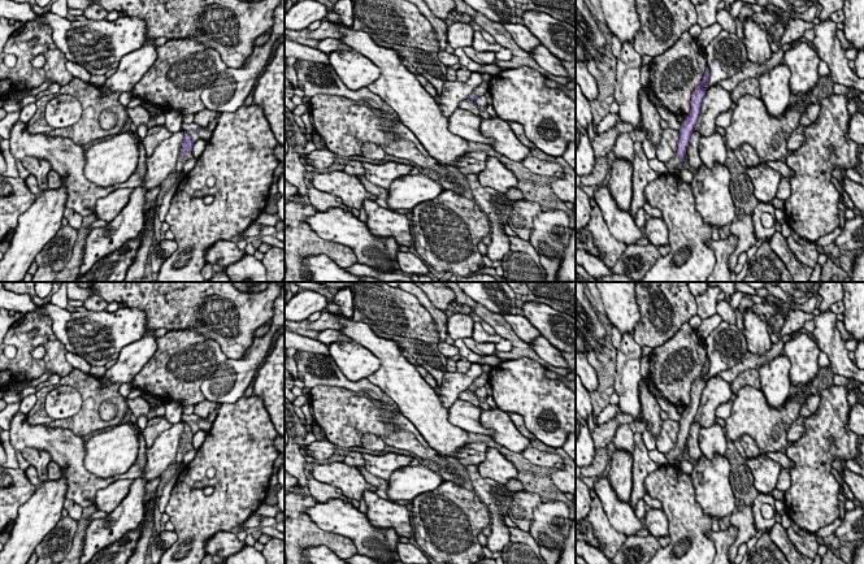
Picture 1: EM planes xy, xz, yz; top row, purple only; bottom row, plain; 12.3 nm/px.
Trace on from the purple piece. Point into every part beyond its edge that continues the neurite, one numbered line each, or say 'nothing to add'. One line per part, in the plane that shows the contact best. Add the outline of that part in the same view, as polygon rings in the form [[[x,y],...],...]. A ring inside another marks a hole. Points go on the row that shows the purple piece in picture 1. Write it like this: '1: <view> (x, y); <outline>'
1: xy (178, 170); [[[187,152],[183,157],[183,160],[181,162],[177,164],[175,166],[175,175],[177,175],[177,181],[183,175],[183,165],[186,161],[188,161],[190,159],[194,159],[194,153],[192,152]]]

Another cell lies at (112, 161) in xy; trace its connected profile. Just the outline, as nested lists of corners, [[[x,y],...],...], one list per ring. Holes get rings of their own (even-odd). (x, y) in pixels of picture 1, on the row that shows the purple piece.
[[[127,130],[83,149],[84,177],[99,187],[126,182],[138,165],[138,144],[136,133]]]

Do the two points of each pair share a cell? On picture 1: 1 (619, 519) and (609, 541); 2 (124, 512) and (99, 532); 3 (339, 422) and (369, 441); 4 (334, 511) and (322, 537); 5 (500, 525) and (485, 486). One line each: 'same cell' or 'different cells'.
1: different cells
2: same cell
3: different cells
4: different cells
5: same cell

